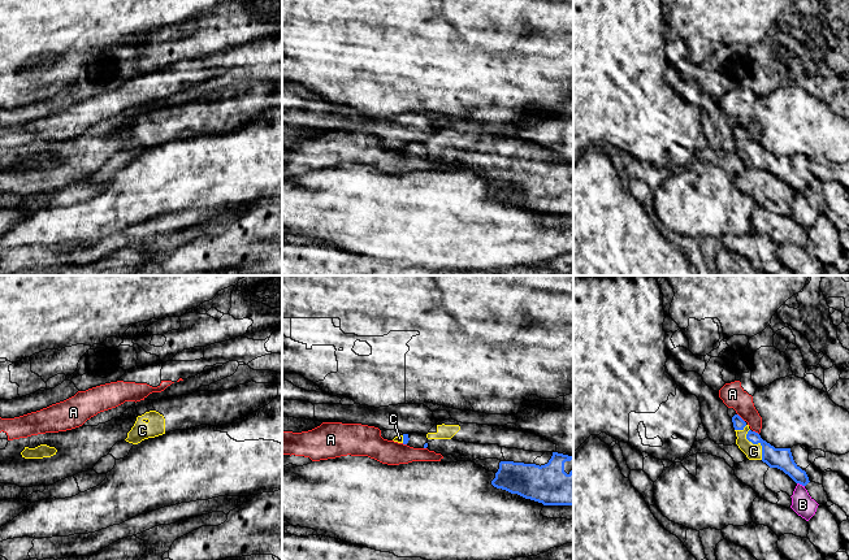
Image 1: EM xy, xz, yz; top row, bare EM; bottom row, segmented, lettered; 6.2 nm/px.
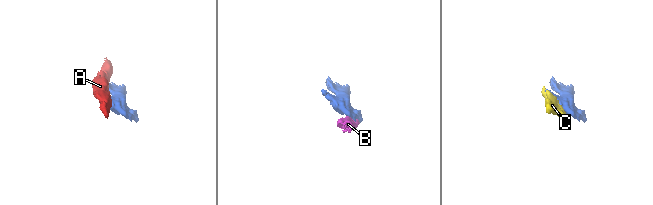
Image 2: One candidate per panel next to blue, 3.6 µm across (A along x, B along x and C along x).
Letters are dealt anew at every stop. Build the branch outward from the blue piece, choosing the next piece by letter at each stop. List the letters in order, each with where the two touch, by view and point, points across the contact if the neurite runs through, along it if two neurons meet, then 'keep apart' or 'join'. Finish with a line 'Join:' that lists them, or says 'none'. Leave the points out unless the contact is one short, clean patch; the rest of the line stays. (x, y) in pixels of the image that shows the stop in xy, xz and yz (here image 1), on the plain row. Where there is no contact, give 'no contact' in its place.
A: contact yz (740, 126); keep apart
B: contact yz (801, 192); keep apart
C: contact yz (756, 152); way yz (782, 168), (771, 165), (756, 152), (753, 160); join
Join: C

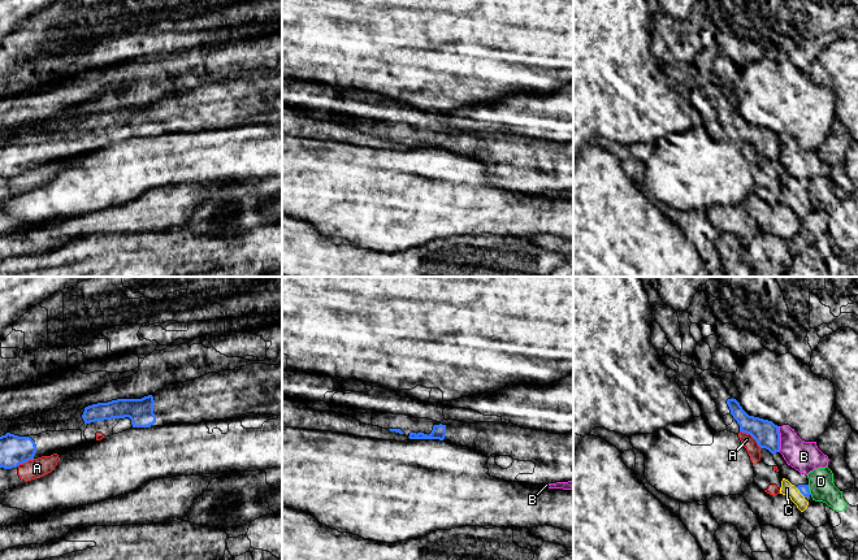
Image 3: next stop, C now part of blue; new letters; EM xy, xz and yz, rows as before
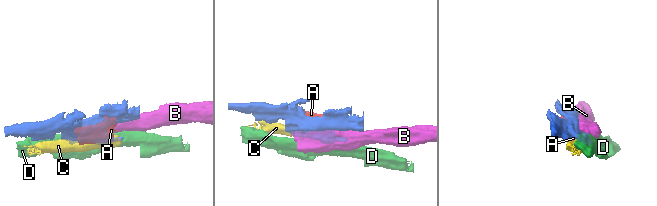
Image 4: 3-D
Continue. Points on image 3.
A: contact yz (752, 144); keep apart
B: contact yz (779, 148); keep apart
C: contact yz (801, 202); keep apart
D: contact yz (809, 199); keep apart
Join: none

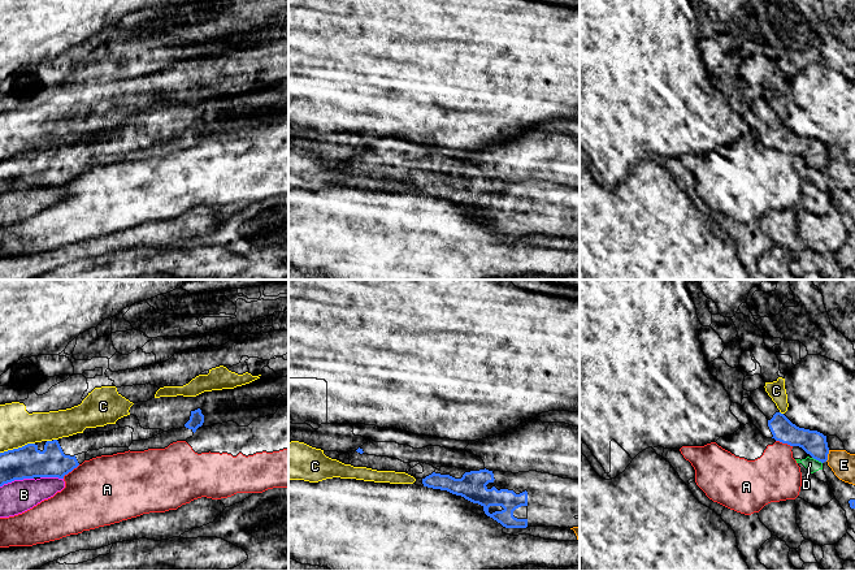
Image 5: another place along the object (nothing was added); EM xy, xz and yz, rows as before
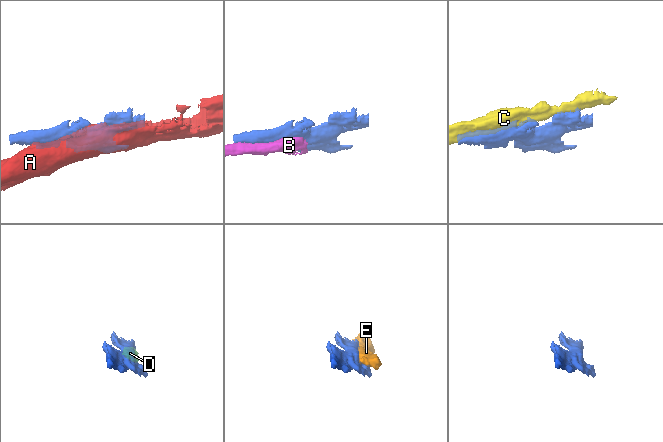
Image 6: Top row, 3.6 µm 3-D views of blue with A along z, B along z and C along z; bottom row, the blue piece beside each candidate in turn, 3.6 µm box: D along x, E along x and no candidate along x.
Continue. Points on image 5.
A: contact xy (70, 180); border xy (79, 173), (63, 186); keep apart
B: contact xy (52, 185); keep apart
C: contact xy (18, 156); keep apart
D: contact yz (817, 168); border yz (812, 165), (821, 172); keep apart
E: contact yz (827, 164); keep apart
Join: none

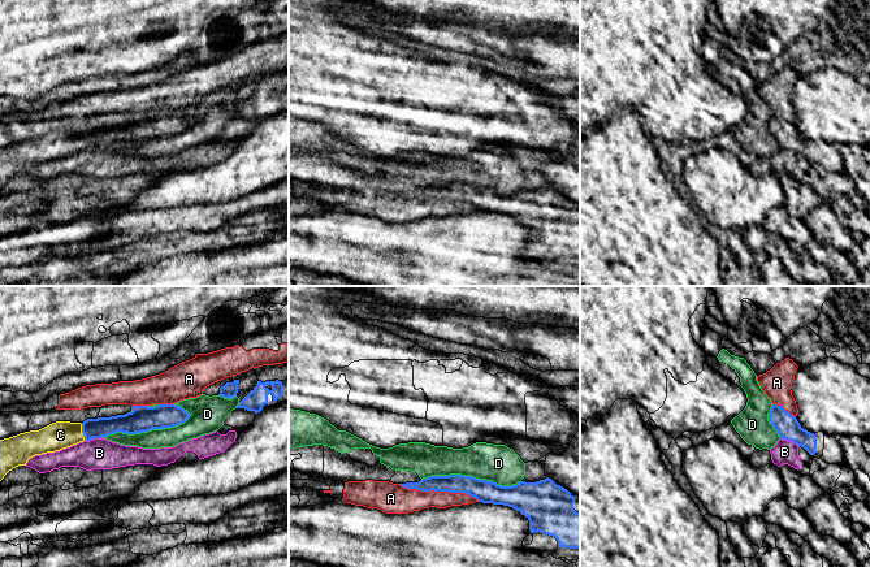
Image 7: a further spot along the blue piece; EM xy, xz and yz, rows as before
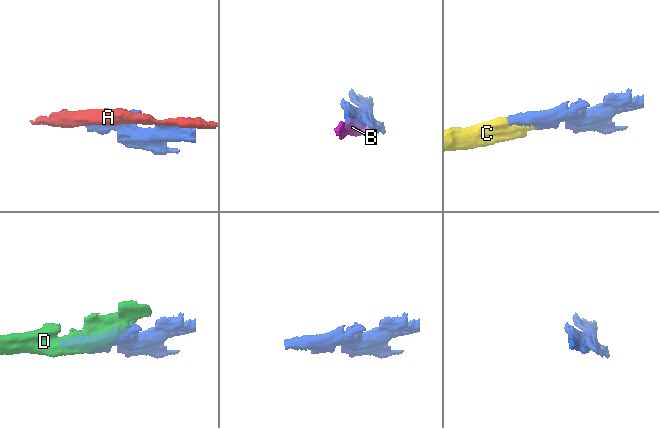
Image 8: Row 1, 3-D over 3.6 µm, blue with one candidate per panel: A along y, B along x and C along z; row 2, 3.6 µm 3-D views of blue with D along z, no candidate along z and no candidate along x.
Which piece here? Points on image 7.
A: contact xz (440, 199); keep apart
B: contact yz (790, 148); keep apart
C: contact xy (82, 141); join
D: contact xy (146, 139); keep apart
Join: C

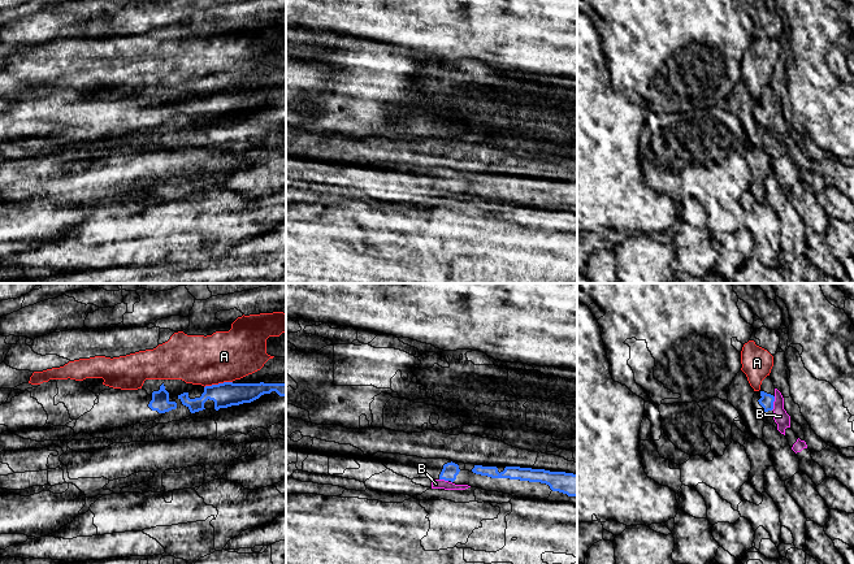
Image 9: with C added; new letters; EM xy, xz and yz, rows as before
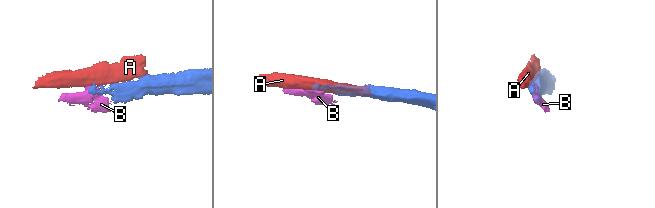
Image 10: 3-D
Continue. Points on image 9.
A: contact xy (219, 92); keep apart
B: contact yz (772, 112); way yz (767, 109), (772, 112), (780, 125); join
Join: B

